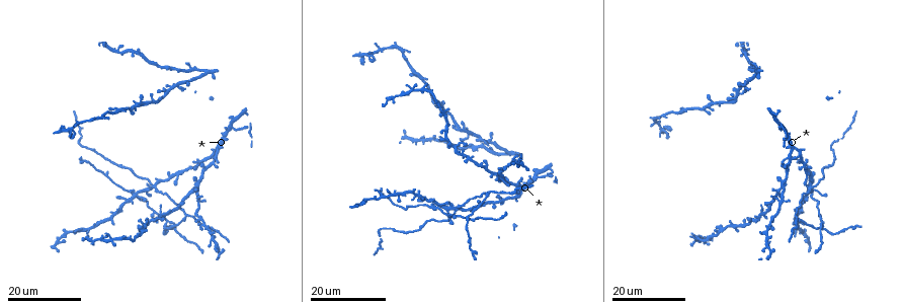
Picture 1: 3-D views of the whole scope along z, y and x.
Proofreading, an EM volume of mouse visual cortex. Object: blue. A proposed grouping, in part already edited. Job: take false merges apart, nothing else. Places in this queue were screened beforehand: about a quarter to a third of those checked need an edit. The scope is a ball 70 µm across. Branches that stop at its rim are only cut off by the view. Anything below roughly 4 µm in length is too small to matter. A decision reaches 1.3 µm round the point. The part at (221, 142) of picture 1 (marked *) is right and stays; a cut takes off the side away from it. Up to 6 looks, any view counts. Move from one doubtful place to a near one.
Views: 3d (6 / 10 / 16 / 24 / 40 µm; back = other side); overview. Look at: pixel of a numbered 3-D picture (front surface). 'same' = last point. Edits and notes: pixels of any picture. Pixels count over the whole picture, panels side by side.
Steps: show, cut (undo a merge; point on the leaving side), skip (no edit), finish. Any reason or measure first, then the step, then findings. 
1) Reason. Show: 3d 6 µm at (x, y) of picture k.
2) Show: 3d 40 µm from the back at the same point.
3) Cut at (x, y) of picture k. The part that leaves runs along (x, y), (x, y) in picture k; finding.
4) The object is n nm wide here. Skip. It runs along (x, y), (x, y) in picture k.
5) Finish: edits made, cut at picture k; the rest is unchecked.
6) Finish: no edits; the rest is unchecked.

Thin arm on a thick one. Show: 3d 16 µm at (154, 186) of picture 1.

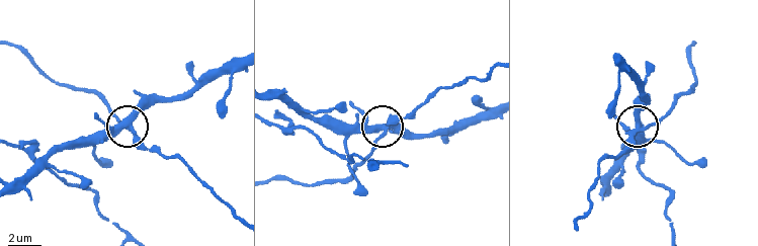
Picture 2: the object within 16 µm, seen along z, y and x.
Show: 3d 6 µm at (638, 126) of picture 2.

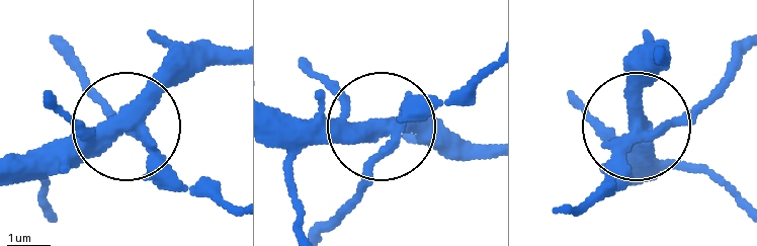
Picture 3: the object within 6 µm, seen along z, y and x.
The object is 370 nm wide here. Skip. It runs along (659, 50), (638, 104), (649, 126), (681, 118), (732, 75) in picture 3; continuous, no second neuron.

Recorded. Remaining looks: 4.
Thin arm on a thick one. Show: 3d 24 µm at (167, 221) of picture 1.

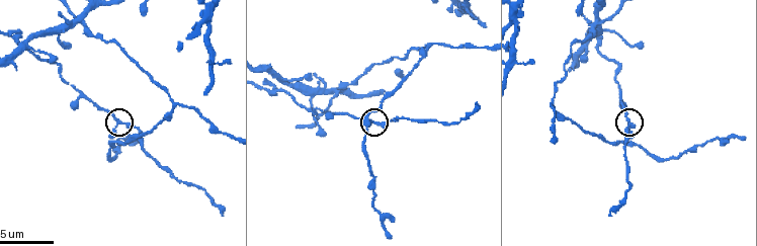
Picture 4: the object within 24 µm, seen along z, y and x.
Closer look. Show: 3d 10 µm at (374, 122) of picture 4.

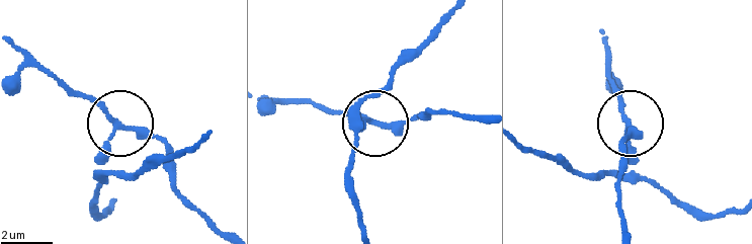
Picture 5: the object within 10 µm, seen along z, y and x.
Skip. It runs along (203, 136), (136, 175), (99, 162), (118, 126), (168, 147) in picture 5; one neuron here.

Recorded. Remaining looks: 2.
Three arms meet. Show: 3d 6 µm at (433, 43) of picture 4.

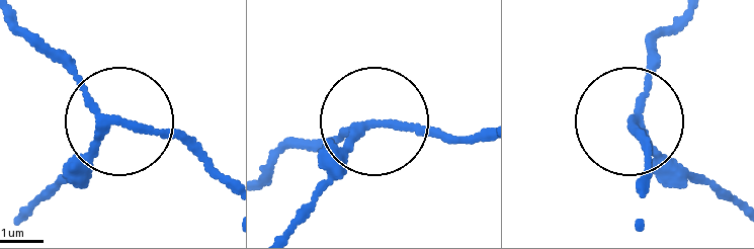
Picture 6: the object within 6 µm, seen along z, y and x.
The side arm is 15 µm long. Skip. It runs along (677, 15), (659, 36), (634, 120), (645, 164) in picture 6; all the same neuron.

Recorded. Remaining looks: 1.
Finish: no edits; the rest is unchecked.

